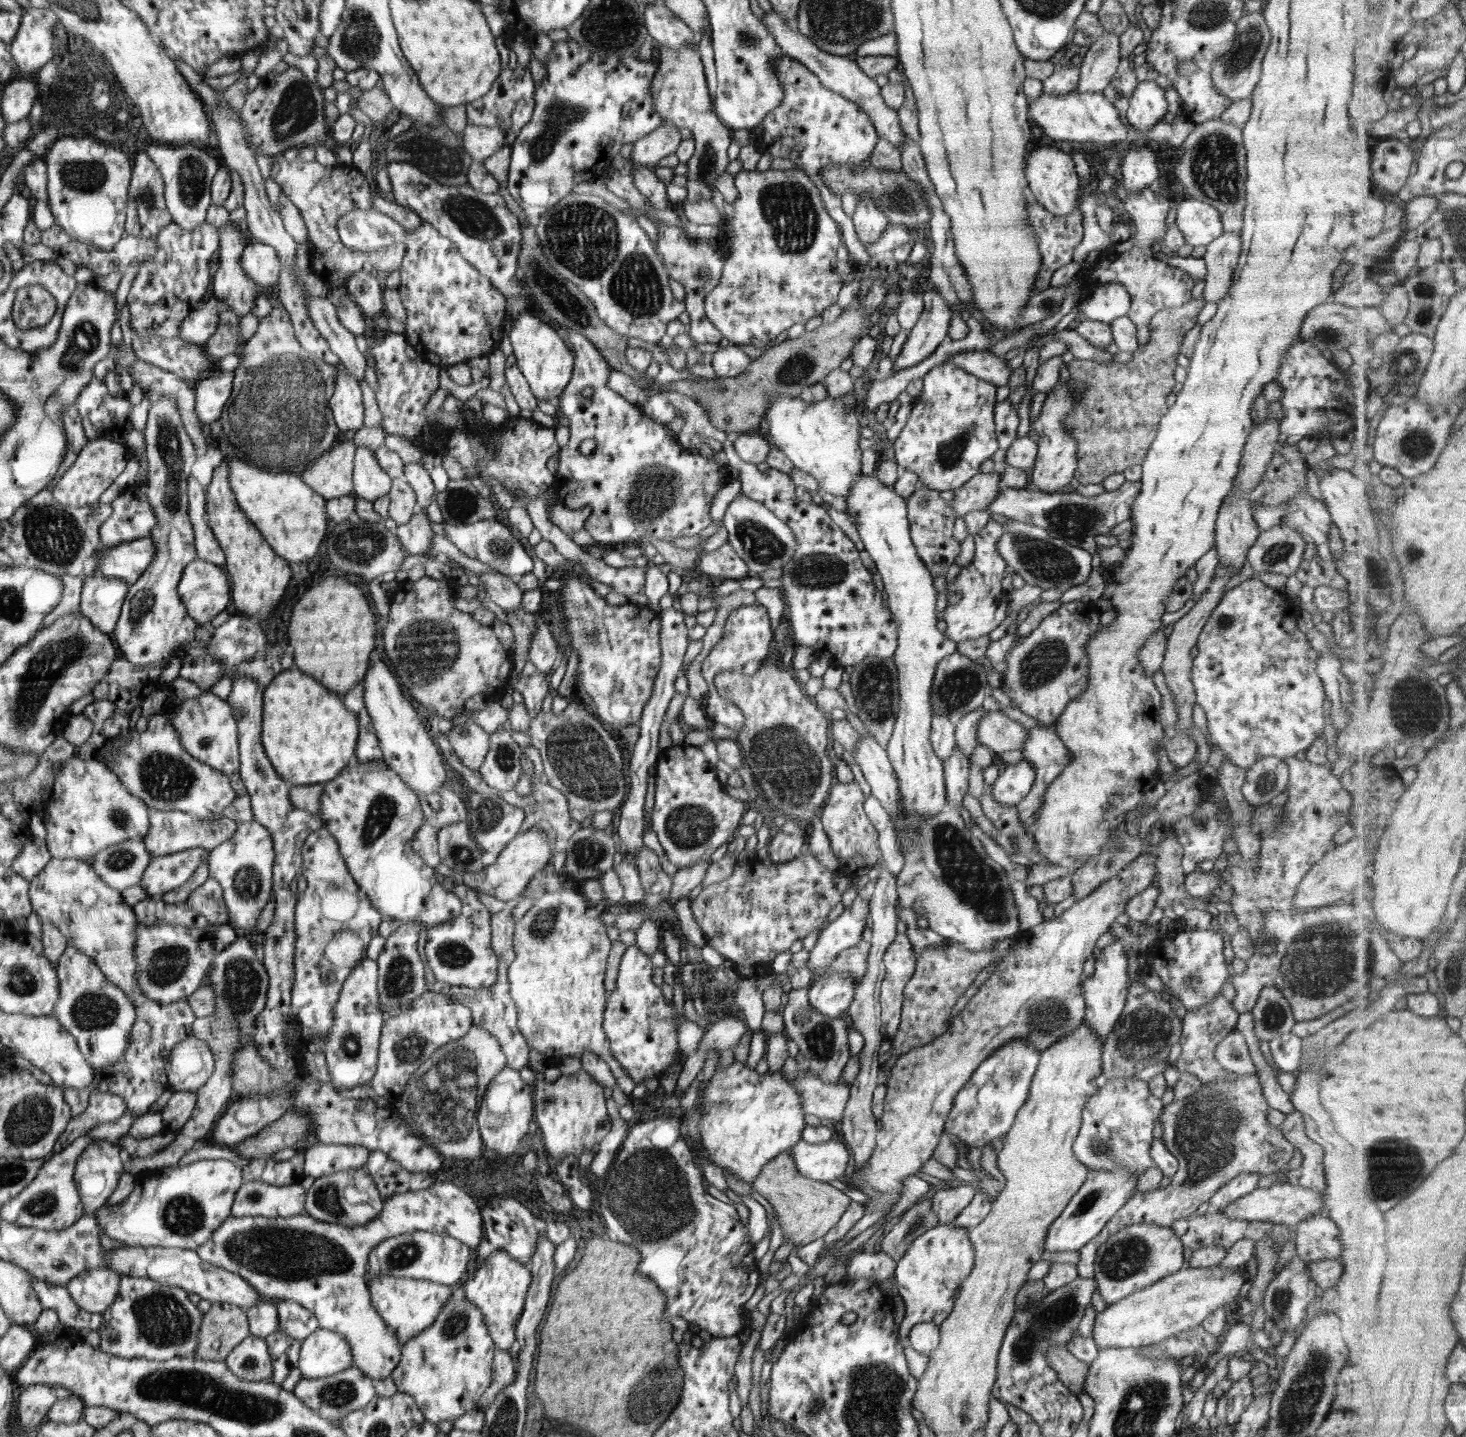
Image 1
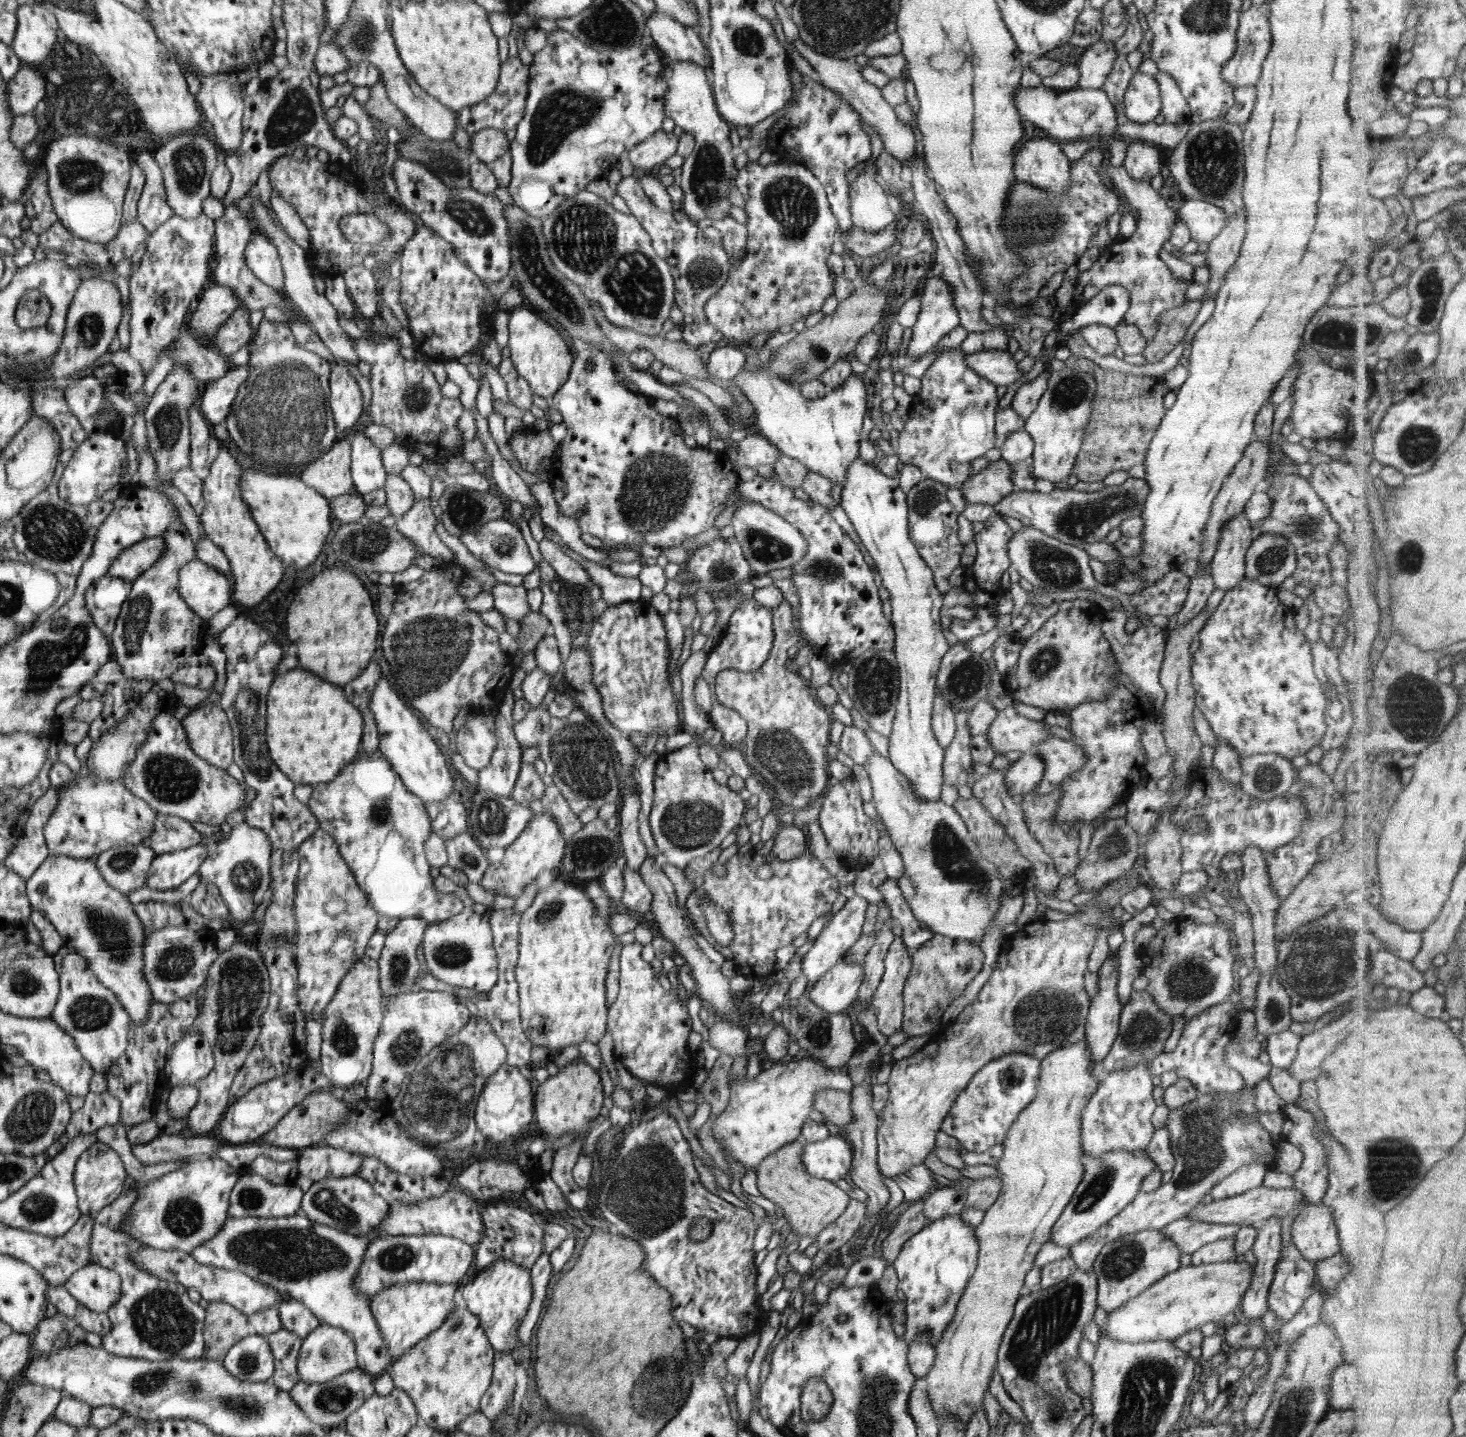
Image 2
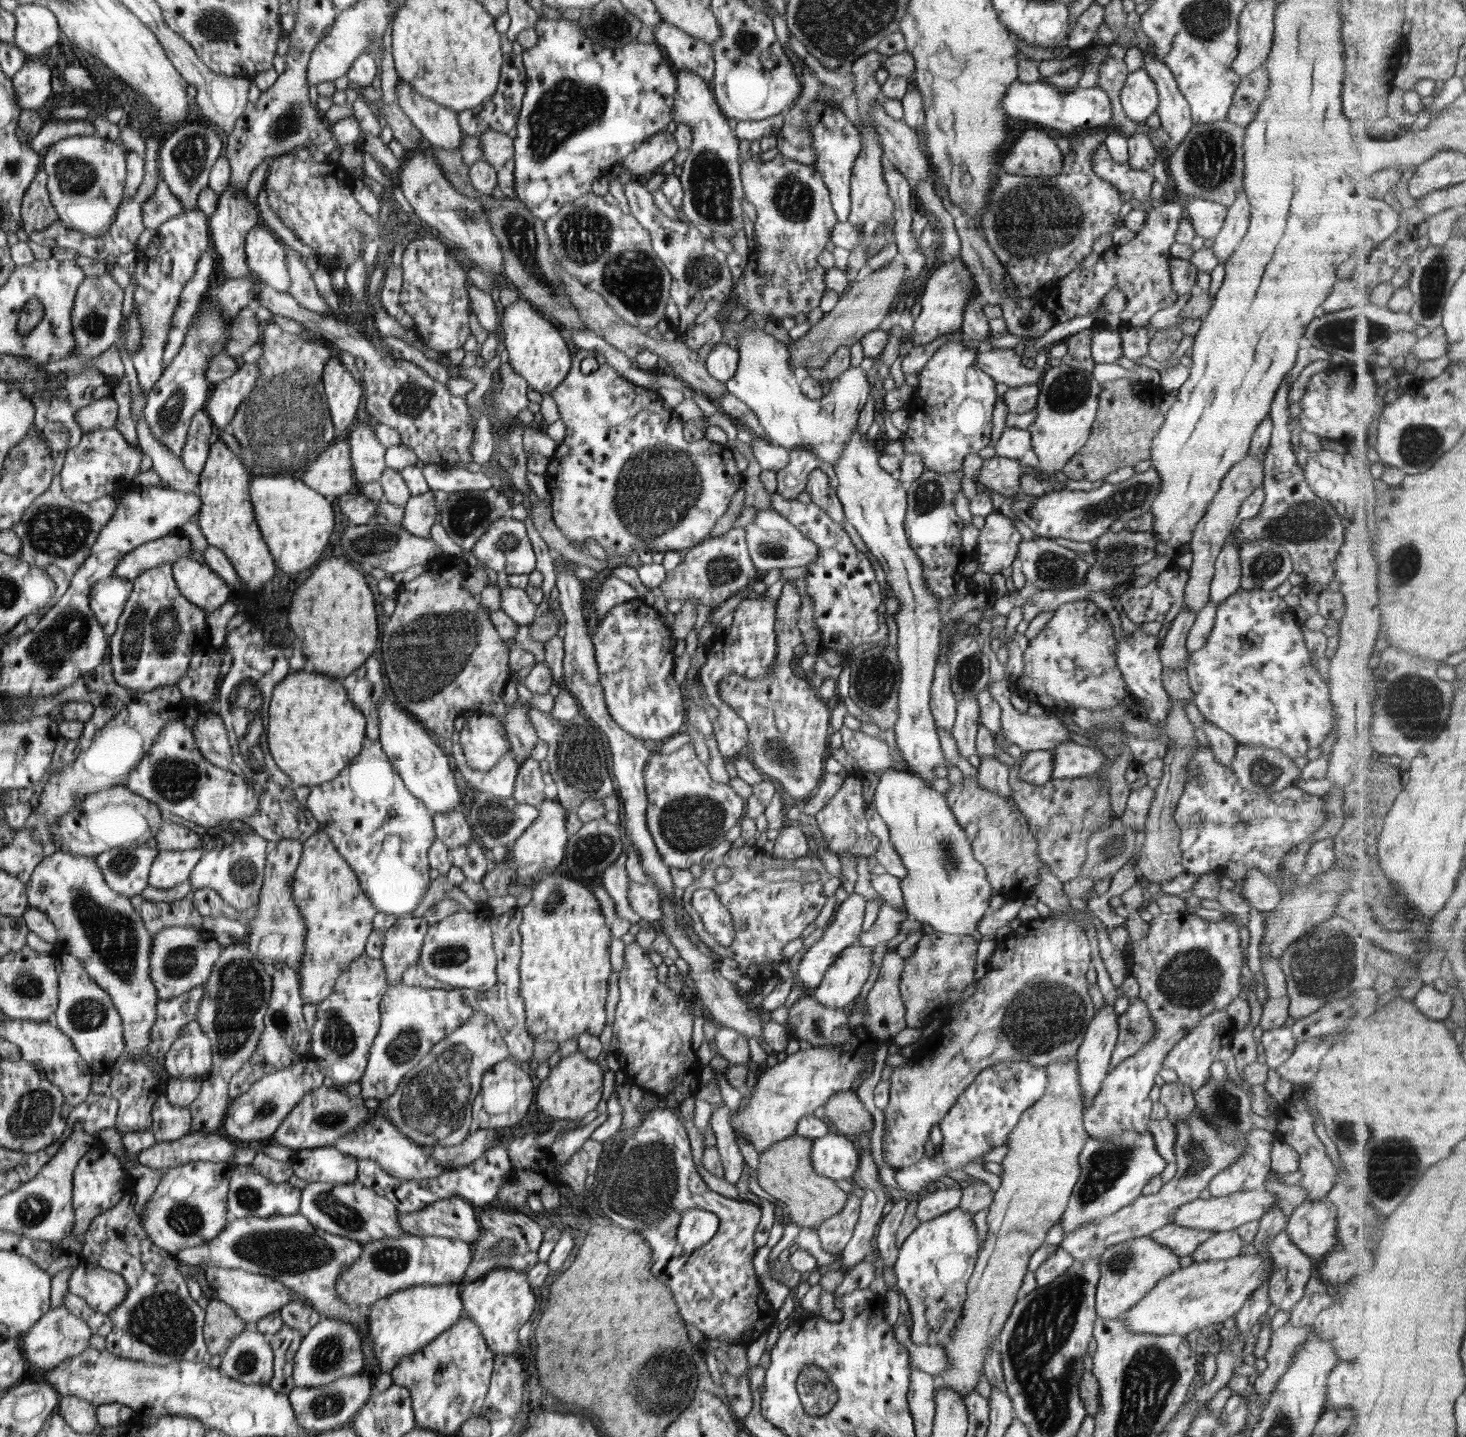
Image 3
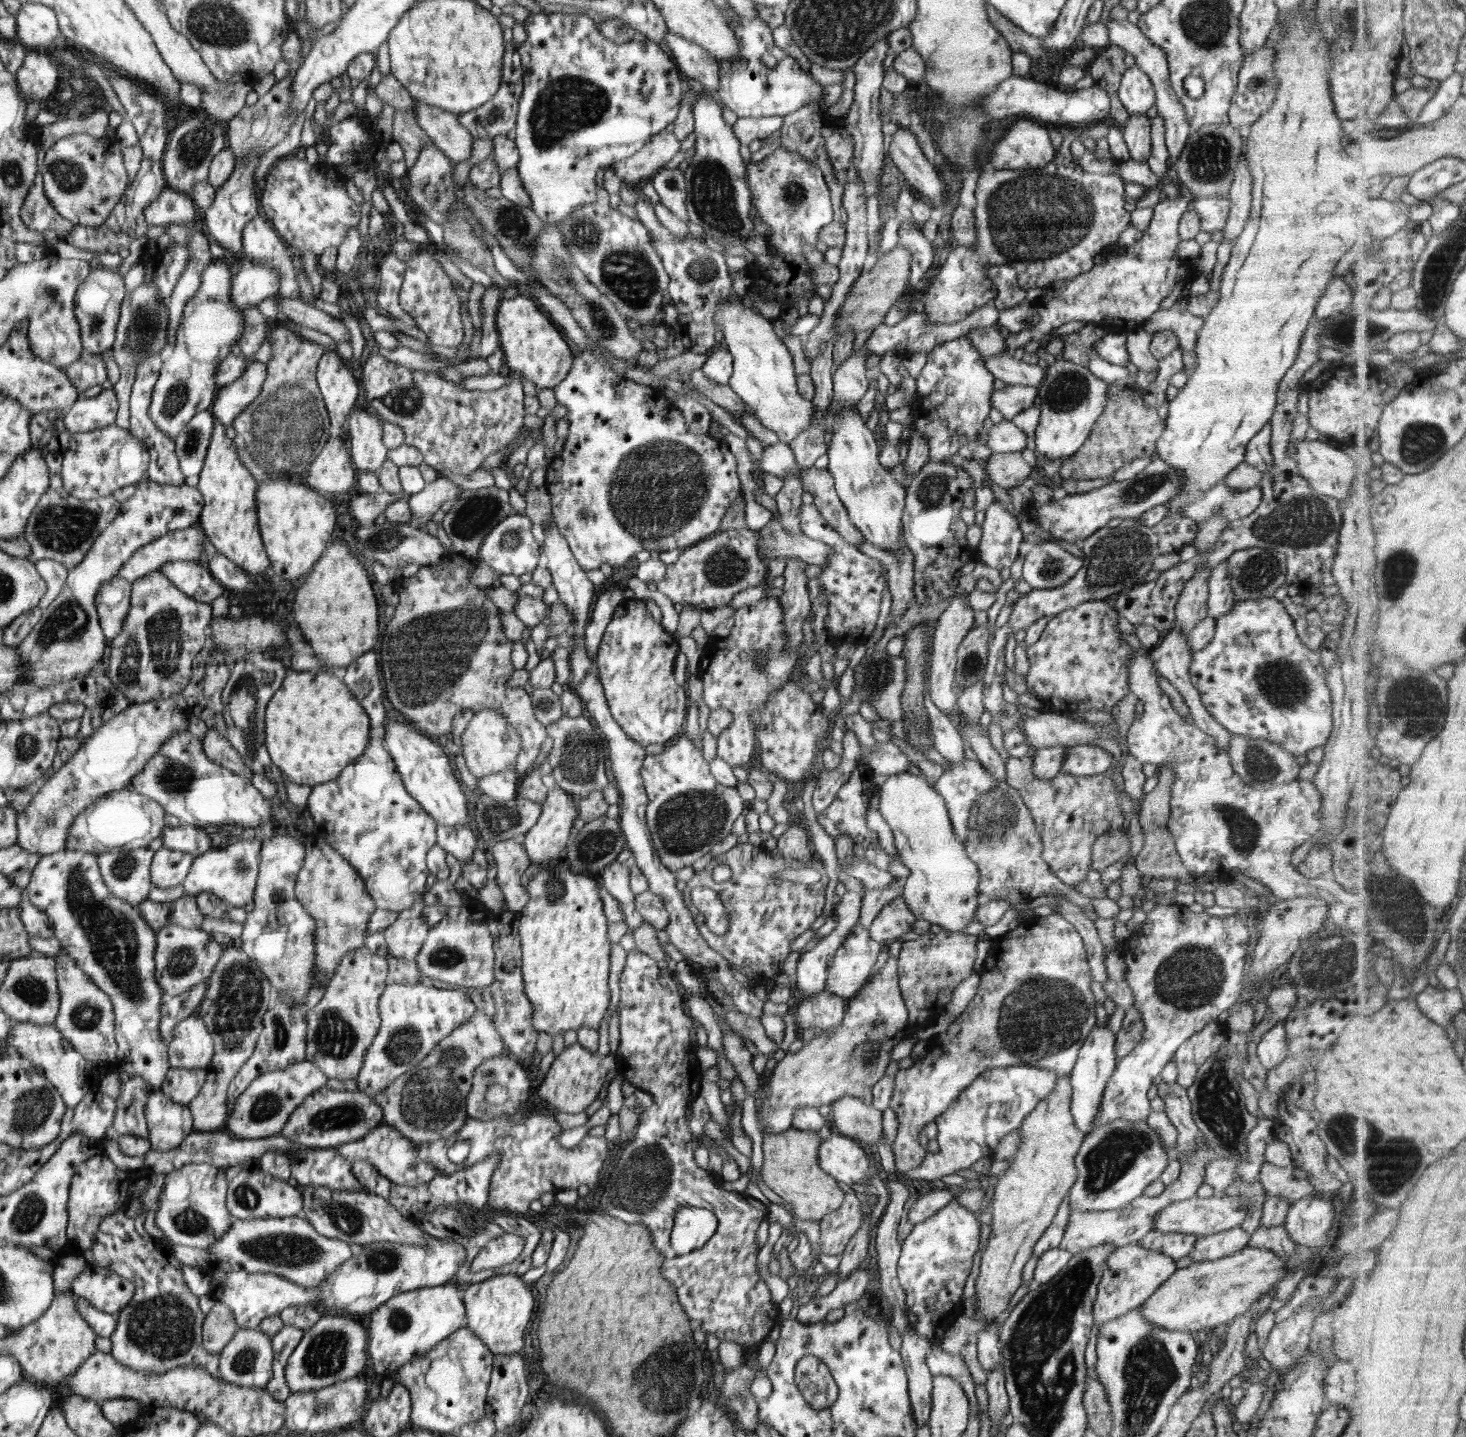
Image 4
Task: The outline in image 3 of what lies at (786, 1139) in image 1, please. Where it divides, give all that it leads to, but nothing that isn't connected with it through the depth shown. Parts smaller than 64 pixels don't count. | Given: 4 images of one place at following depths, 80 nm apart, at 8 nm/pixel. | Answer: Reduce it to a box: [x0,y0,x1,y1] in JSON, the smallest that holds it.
[731,946,907,1155]

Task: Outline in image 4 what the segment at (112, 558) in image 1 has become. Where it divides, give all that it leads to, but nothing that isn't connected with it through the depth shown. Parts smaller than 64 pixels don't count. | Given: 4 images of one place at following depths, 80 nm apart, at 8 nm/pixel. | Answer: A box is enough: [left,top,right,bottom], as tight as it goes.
[118,524,207,583]

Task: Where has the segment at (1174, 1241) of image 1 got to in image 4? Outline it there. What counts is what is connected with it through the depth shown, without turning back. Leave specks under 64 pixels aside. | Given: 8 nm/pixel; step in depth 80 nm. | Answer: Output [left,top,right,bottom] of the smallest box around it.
[1093,1242,1178,1325]

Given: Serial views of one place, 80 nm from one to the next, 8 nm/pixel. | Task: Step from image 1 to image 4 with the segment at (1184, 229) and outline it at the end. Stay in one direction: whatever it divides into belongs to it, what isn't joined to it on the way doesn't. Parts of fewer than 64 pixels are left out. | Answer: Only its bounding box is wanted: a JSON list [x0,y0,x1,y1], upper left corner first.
[1191,198,1230,235]

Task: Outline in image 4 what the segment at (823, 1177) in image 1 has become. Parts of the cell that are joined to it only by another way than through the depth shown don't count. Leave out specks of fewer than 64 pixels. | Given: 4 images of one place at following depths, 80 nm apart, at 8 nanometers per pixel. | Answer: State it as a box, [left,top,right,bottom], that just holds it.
[818,1132,873,1185]

